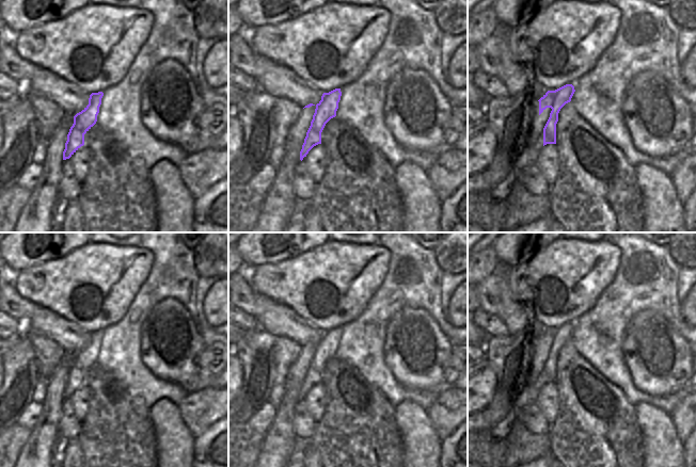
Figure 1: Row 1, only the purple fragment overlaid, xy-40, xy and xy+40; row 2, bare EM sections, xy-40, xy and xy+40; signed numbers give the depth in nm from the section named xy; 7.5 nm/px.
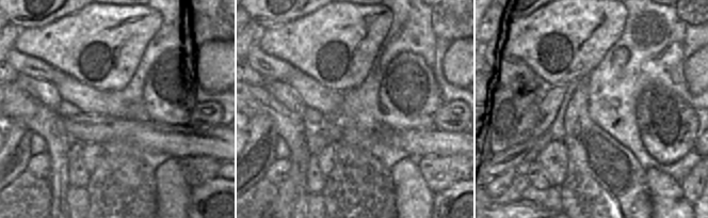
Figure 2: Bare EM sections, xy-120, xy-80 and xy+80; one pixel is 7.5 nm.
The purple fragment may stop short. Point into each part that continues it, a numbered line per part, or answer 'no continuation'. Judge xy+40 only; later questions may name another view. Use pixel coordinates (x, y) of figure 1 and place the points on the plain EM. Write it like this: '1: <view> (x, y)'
1: xy+40 (538, 373)

